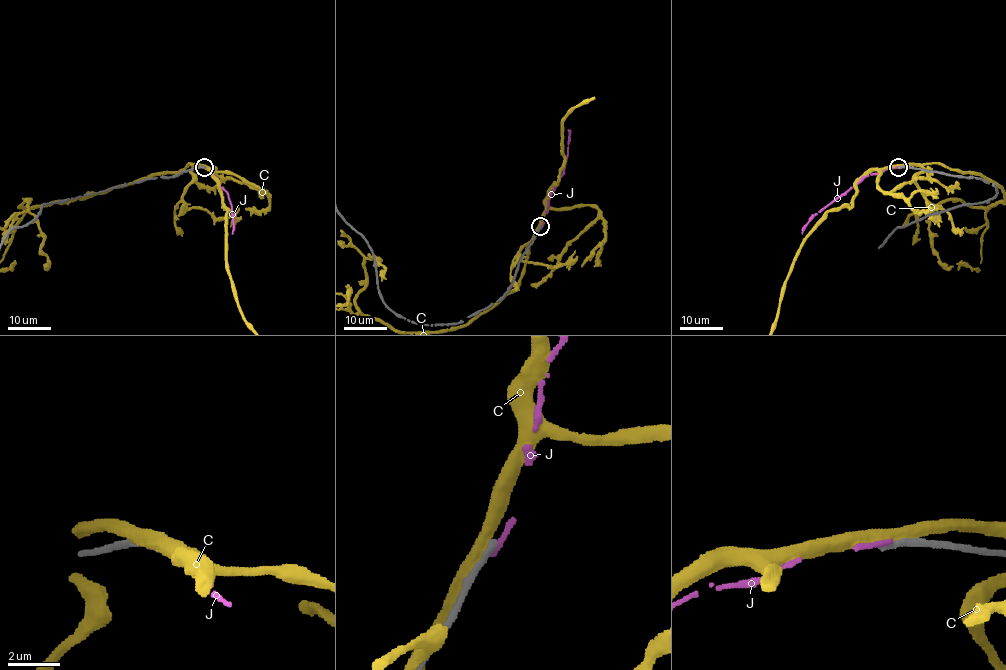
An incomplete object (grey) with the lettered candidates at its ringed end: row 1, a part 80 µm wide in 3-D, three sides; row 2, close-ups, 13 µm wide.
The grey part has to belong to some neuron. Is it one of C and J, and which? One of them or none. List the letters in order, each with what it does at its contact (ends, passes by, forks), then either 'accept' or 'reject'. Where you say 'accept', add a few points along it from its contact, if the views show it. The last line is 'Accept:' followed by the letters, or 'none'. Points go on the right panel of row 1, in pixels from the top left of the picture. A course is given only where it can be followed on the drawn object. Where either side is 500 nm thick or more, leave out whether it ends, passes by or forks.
C: it passes by; reject
J: it ends there; reject
Accept: none

